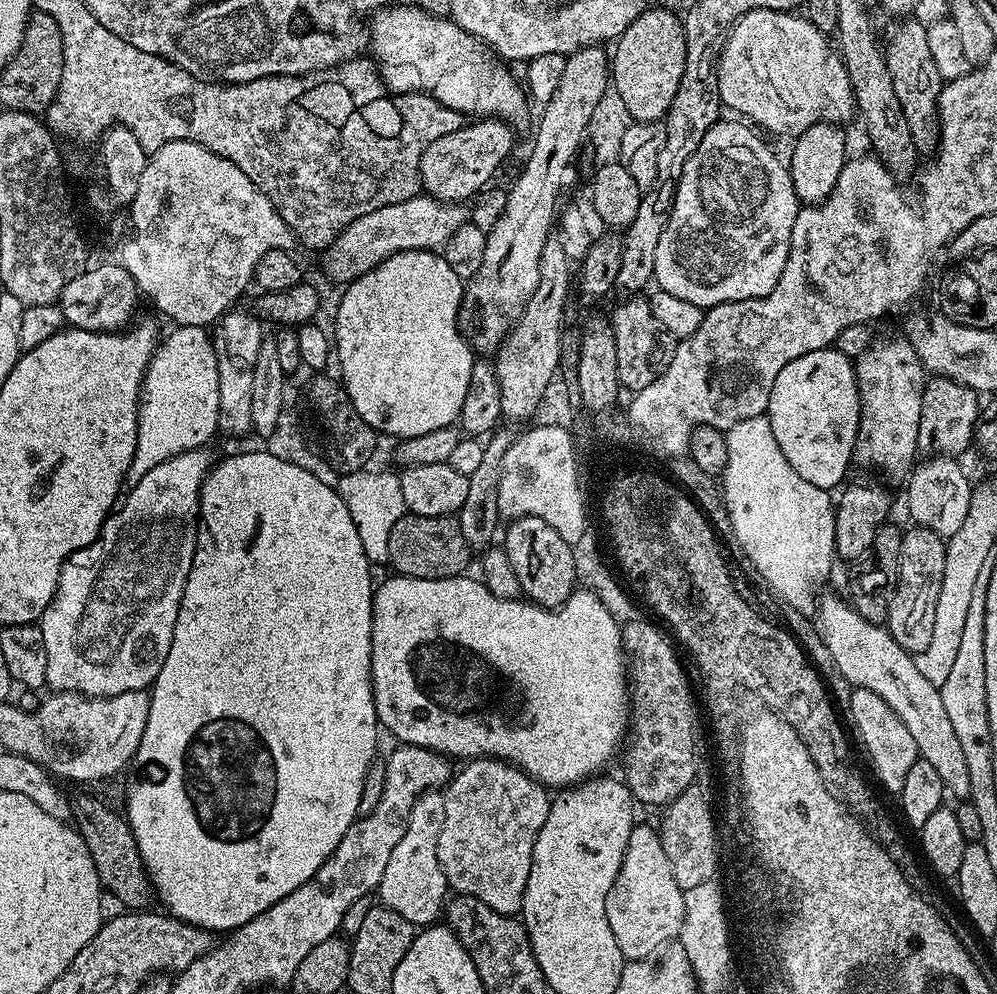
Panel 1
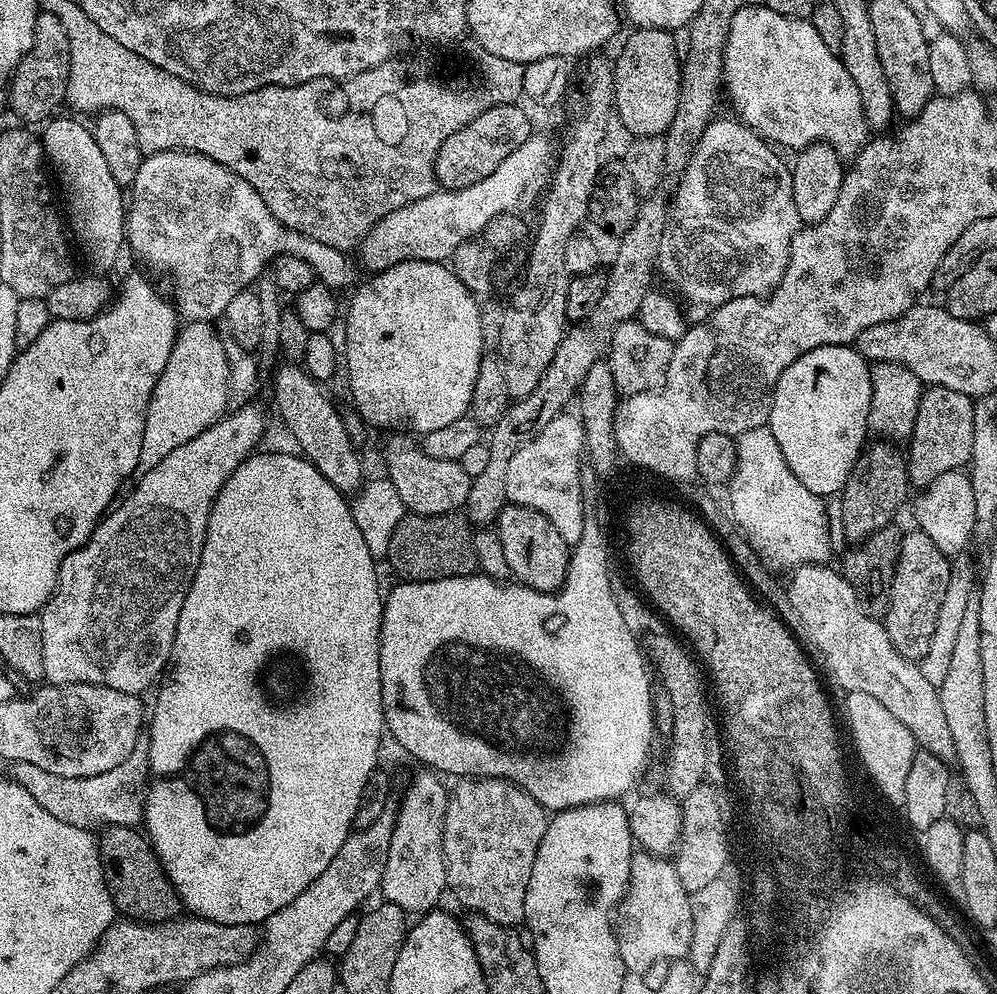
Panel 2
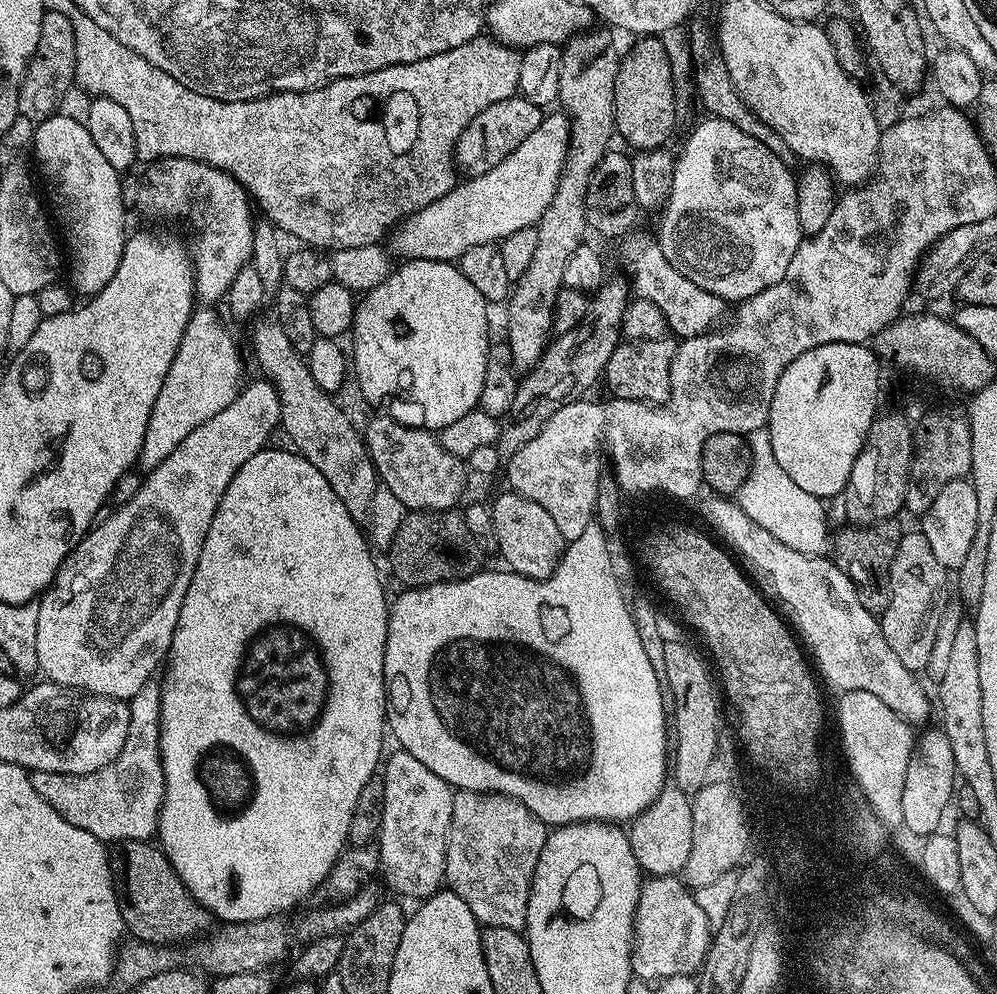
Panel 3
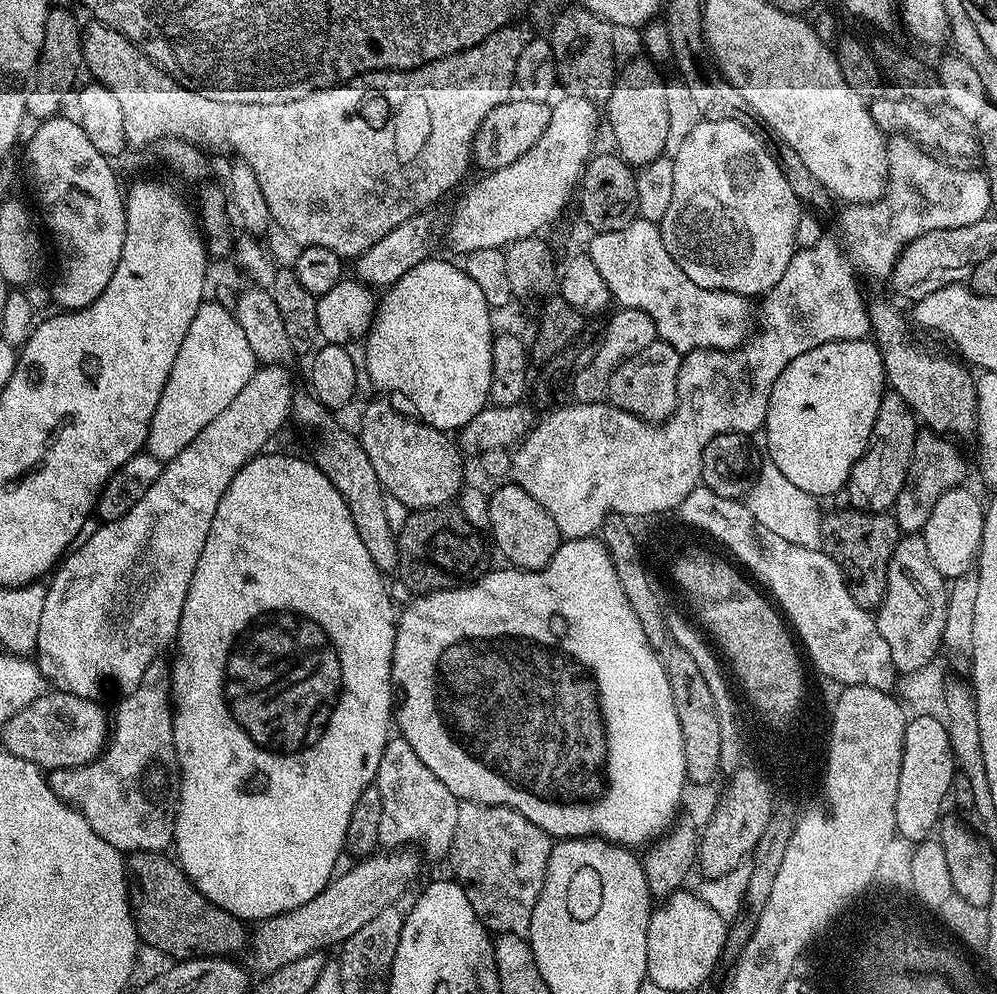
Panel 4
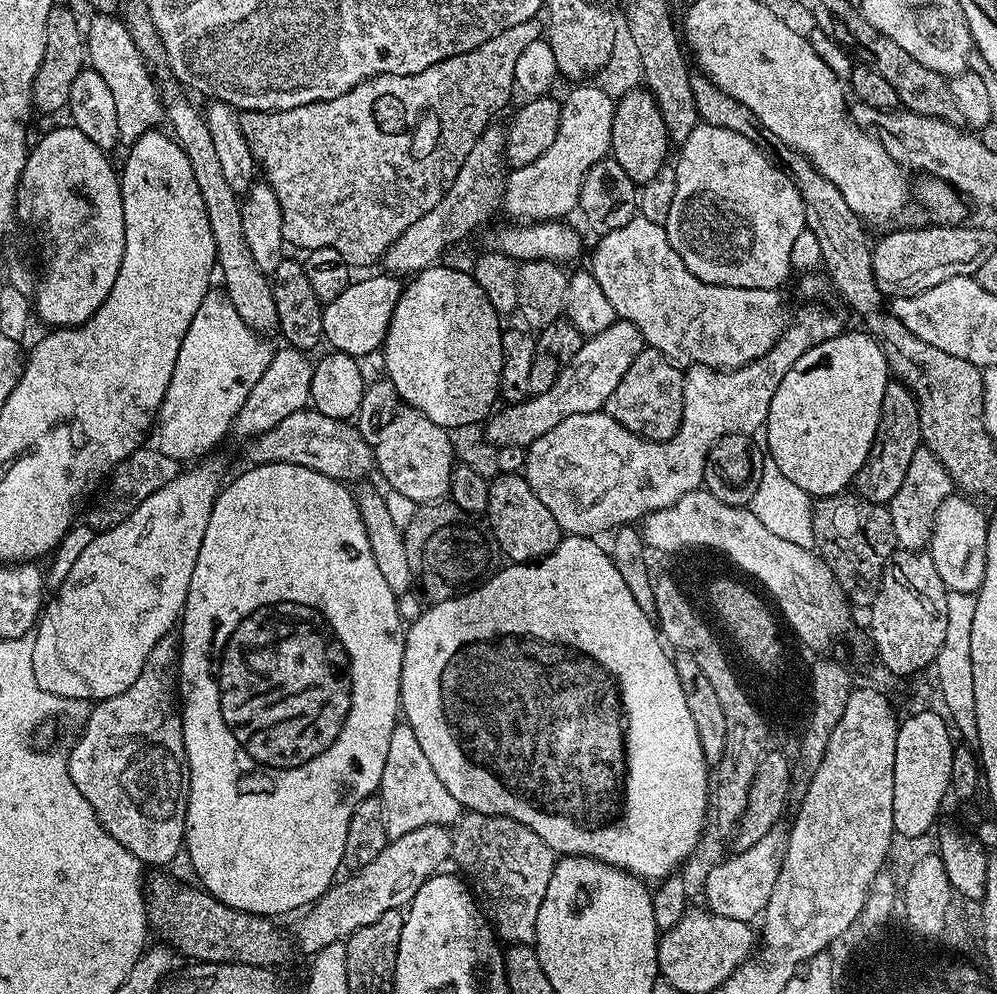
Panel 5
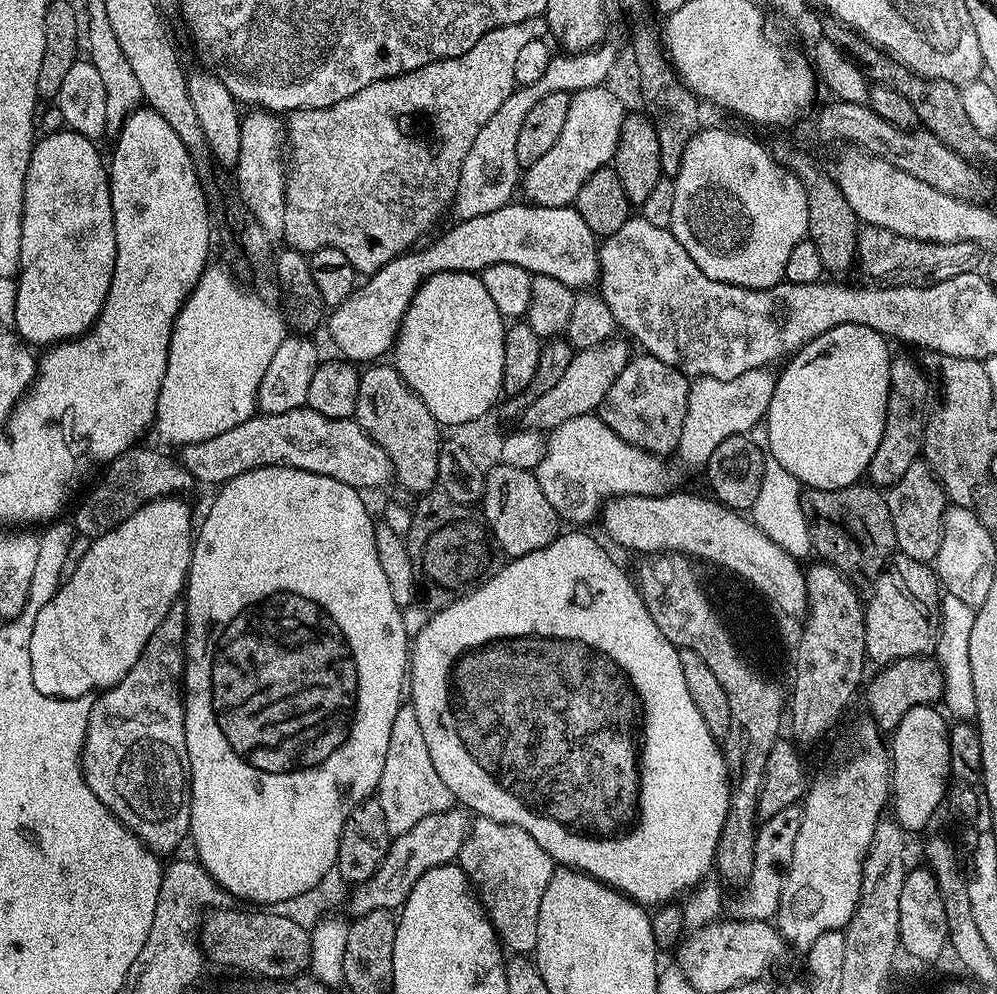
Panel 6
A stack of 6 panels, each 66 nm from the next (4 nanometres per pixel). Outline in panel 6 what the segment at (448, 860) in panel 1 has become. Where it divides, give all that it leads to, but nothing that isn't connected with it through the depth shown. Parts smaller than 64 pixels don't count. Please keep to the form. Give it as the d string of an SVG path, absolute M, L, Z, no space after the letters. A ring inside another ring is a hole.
M476 818L471 821L458 863L472 881L501 945L512 954L535 953L538 910L554 871L550 854L546 854L546 850L542 850L542 846L518 826Z

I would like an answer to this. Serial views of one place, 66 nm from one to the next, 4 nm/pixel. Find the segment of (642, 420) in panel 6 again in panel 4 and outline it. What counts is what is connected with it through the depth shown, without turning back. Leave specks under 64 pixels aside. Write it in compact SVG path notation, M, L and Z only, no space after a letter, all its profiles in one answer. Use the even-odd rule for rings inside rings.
M656 339L654 343L638 354L618 365L610 377L607 388L607 403L621 408L623 412L629 412L649 422L663 422L671 416L678 402L678 370L682 353L674 350L662 339Z

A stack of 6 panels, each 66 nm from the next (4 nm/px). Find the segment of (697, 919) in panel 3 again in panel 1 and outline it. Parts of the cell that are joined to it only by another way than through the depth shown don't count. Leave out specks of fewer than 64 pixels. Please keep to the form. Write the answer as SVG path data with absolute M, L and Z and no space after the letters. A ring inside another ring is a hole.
M633 823L618 878L606 894L606 922L614 930L614 942L618 942L625 961L647 961L651 952L679 937L683 918L684 889L674 882L674 870L670 870L659 831L653 825Z

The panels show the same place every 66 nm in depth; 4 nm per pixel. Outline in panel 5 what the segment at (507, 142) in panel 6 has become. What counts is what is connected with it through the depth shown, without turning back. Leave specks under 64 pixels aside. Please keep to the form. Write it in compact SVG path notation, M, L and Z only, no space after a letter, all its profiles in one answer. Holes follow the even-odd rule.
M490 124L484 128L441 202L428 210L422 218L418 218L409 229L404 230L384 251L382 268L385 273L413 276L422 269L433 267L446 248L466 237L495 205L499 205L508 168L504 158L505 129L496 125Z

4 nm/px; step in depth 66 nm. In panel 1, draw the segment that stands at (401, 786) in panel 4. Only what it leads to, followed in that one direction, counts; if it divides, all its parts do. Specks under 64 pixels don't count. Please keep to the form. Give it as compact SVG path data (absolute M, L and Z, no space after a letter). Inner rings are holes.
M443 791L424 793L418 802L414 802L406 834L402 834L402 842L394 846L394 854L390 854L390 862L386 862L386 874L382 874L378 889L379 903L394 910L394 914L402 914L402 918L406 918L406 922L414 926L437 923L446 908L444 895L449 895L450 889L448 879L438 862L438 834L442 830L442 822L446 822Z

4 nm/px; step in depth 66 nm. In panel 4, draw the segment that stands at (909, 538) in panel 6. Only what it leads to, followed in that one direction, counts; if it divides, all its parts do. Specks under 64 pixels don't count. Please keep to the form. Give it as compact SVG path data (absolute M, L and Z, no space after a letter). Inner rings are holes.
M927 430L917 431L914 454L910 458L910 470L906 474L896 505L890 509L901 533L923 533L938 498L942 498L946 490L961 487L965 483L964 460L960 457L959 450L952 444L955 443L947 436L937 436L936 433Z

